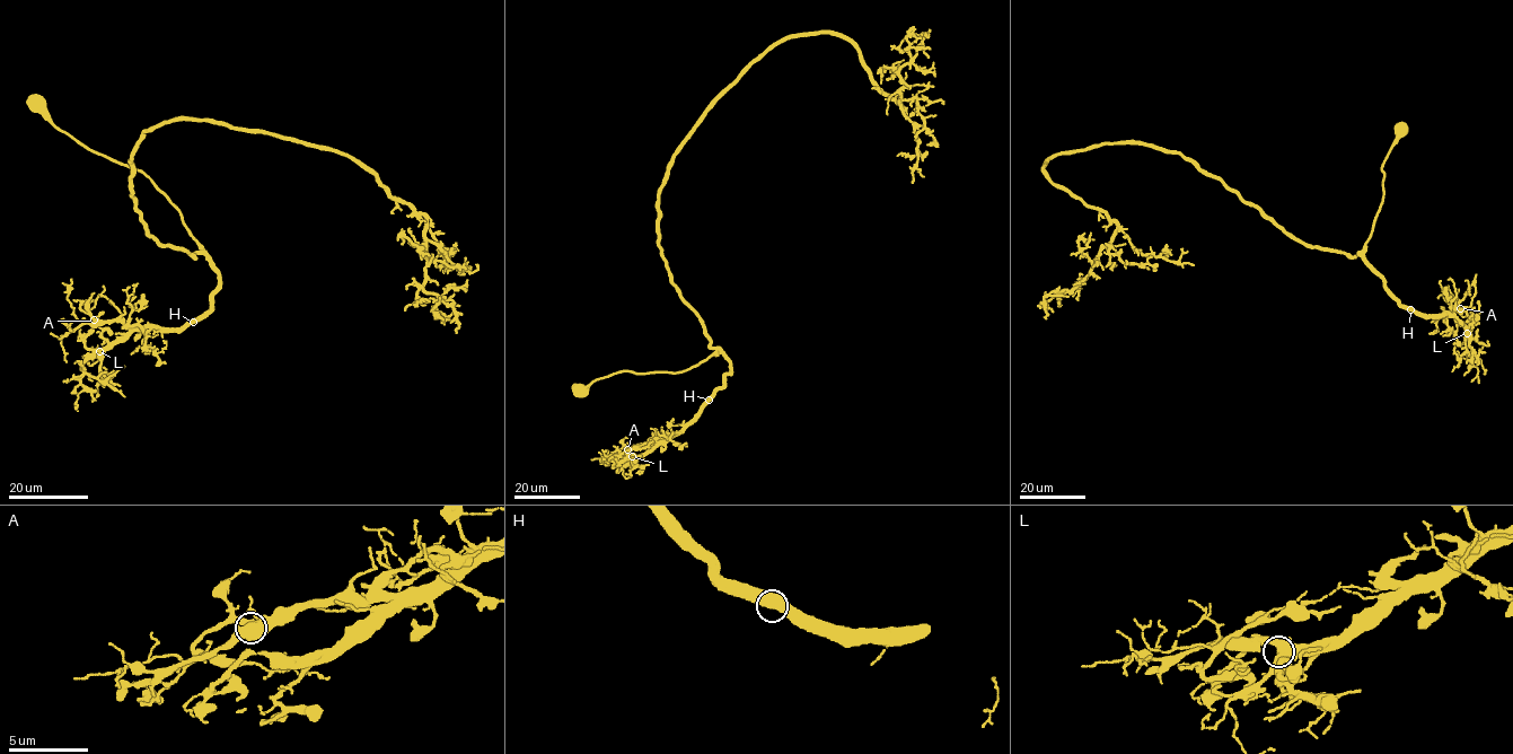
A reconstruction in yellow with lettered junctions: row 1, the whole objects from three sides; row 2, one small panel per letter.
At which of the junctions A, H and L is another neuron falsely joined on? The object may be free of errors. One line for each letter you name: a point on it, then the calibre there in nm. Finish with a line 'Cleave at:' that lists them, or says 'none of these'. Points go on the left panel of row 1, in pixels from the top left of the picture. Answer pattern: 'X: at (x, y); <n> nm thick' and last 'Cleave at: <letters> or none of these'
Cleave at: none of these

